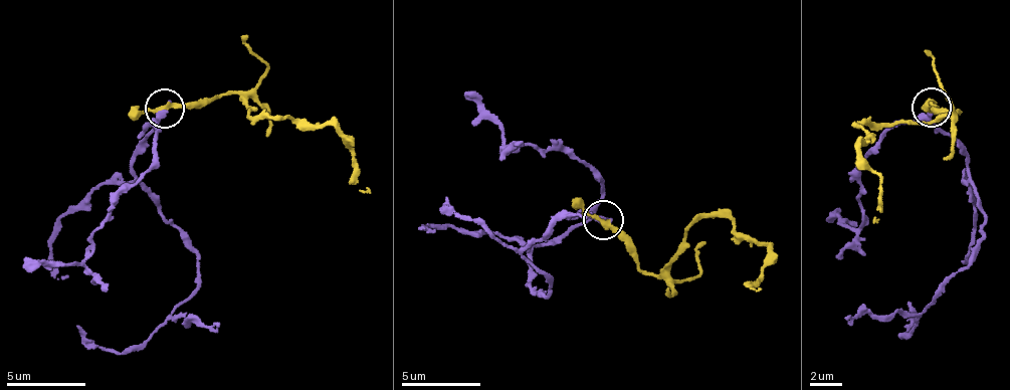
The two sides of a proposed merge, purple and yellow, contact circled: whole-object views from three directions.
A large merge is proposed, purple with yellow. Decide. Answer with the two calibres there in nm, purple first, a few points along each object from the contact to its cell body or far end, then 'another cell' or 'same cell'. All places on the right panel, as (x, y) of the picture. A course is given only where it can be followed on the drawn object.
440/280 nm | purple via (932, 107), (933, 127), (960, 145), (983, 221), (971, 263), (932, 302), (904, 337), (911, 329), (908, 301) | yellow via (932, 107), (957, 113), (933, 123), (858, 127), (866, 139), (855, 145), (879, 181), (879, 212), (872, 222) | another cell

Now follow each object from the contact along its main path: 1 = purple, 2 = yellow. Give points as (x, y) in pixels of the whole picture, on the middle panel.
1: (604, 220), (584, 220), (540, 243), (526, 260), (528, 282), (545, 297), (542, 270), (453, 215), (445, 197)
2: (604, 220), (650, 273), (702, 218), (728, 216), (738, 235), (767, 241), (764, 279), (750, 285), (761, 288)

